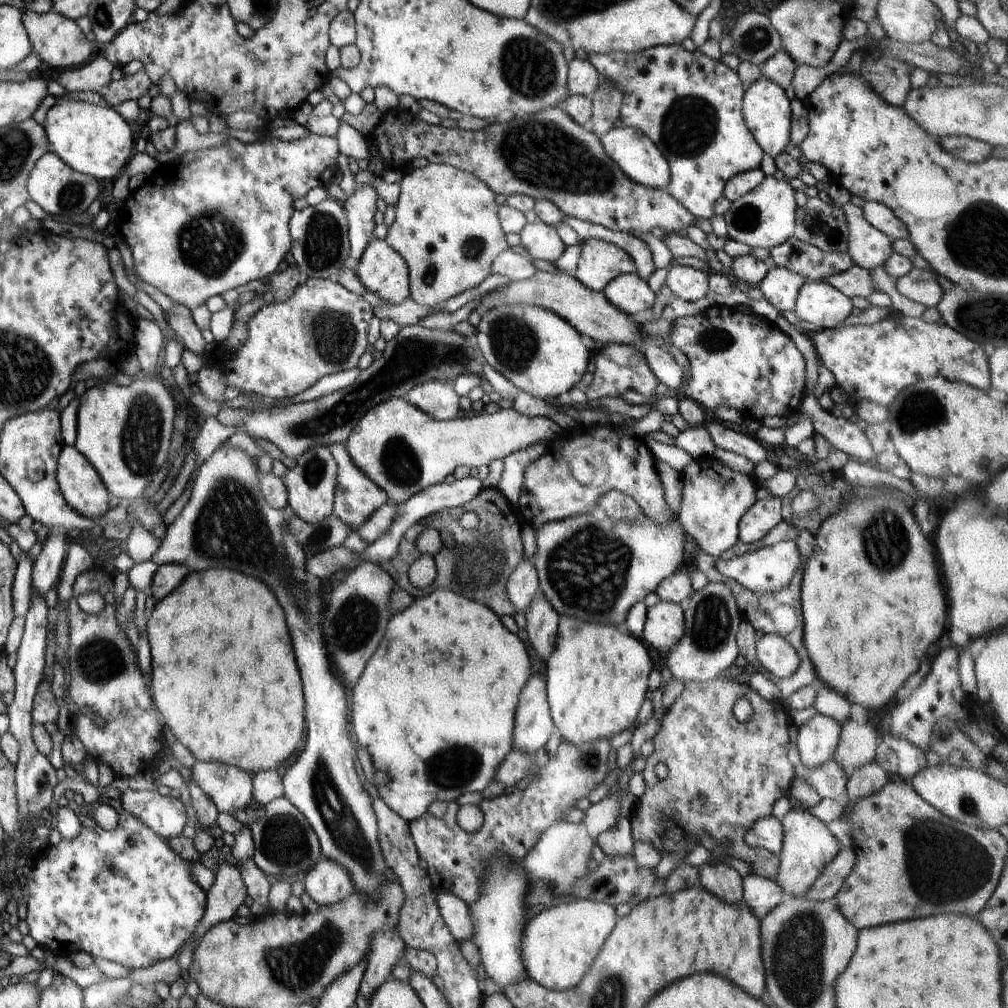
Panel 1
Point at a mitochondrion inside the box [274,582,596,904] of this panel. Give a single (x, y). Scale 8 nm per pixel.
(331, 805)

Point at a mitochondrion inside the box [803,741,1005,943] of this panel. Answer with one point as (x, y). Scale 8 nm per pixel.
(944, 865)

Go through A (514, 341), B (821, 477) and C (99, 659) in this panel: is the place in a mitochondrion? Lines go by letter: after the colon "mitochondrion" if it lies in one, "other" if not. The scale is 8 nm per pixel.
A: mitochondrion
B: other
C: mitochondrion

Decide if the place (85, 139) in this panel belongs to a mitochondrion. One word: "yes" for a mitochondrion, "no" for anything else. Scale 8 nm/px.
no

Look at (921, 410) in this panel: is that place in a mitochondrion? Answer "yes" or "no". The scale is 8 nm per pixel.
yes

